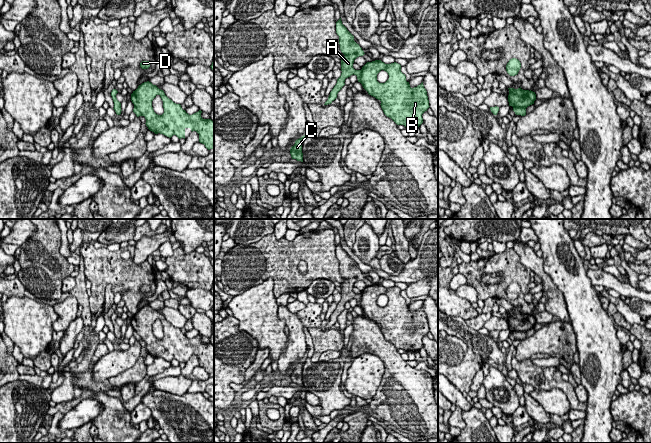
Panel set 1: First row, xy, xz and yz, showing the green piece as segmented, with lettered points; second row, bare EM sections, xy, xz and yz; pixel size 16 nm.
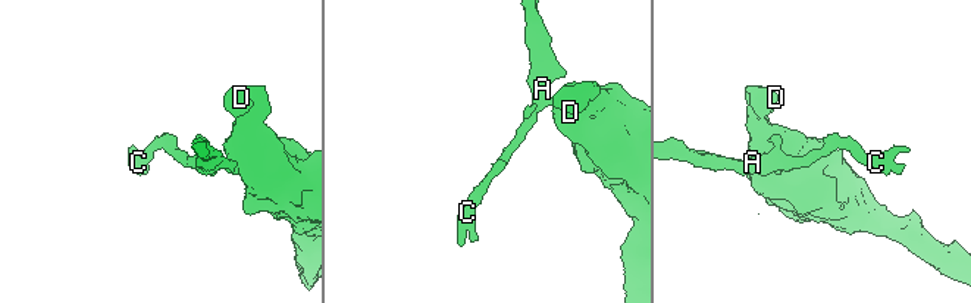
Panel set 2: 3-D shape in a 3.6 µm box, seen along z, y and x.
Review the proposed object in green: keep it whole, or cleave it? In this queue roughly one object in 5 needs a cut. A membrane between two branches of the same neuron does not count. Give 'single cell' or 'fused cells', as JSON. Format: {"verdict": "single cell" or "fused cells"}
{"verdict": "fused cells"}

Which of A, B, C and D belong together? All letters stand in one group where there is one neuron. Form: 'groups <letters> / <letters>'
groups A C / B D

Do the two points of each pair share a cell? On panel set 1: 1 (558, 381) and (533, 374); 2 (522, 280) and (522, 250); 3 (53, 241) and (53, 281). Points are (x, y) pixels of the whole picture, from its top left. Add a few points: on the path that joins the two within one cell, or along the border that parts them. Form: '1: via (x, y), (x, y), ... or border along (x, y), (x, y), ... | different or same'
1: via (552, 378), (539, 377) | same
2: border along (512, 248), (519, 257), (519, 260), (531, 270) | different
3: via (53, 251), (53, 271) | same

